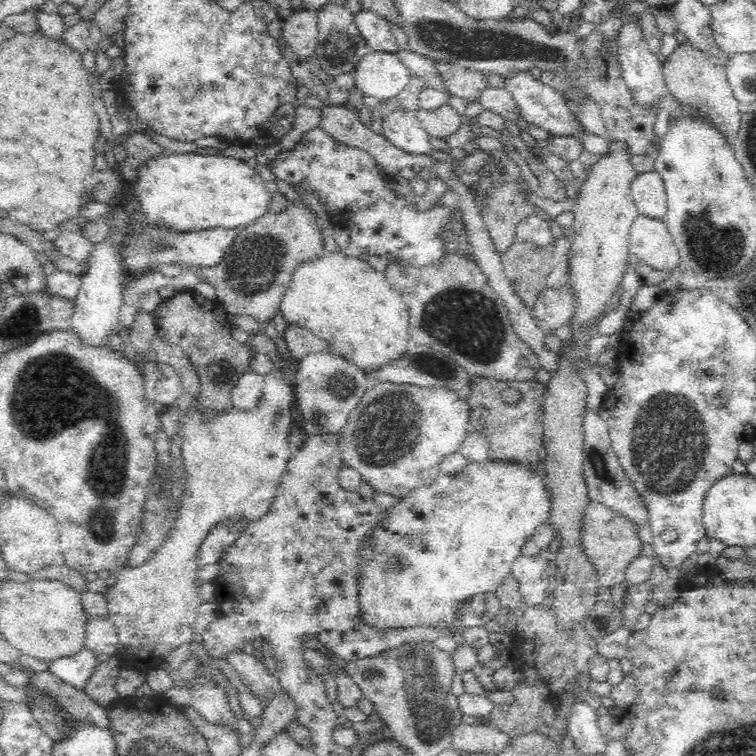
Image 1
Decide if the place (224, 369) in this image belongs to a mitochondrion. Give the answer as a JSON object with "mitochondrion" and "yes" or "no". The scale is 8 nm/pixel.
{"mitochondrion":"yes"}

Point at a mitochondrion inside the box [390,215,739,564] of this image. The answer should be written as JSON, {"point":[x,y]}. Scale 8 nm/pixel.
{"point":[670,446]}

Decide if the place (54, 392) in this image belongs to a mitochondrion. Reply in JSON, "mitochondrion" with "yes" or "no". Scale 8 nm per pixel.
{"mitochondrion":"yes"}

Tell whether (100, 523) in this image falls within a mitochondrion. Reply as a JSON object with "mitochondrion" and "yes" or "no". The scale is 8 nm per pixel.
{"mitochondrion":"yes"}

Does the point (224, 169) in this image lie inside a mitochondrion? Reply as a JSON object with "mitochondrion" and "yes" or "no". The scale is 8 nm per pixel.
{"mitochondrion":"no"}

